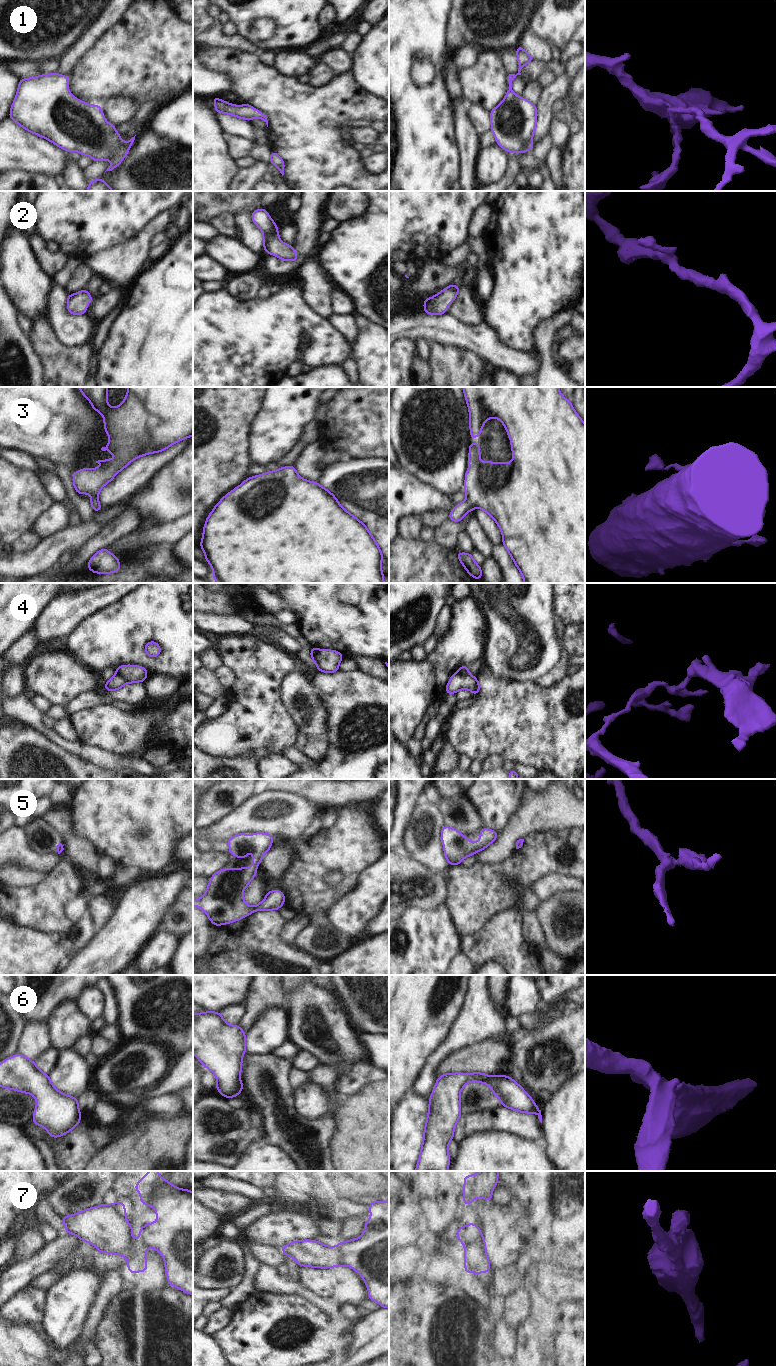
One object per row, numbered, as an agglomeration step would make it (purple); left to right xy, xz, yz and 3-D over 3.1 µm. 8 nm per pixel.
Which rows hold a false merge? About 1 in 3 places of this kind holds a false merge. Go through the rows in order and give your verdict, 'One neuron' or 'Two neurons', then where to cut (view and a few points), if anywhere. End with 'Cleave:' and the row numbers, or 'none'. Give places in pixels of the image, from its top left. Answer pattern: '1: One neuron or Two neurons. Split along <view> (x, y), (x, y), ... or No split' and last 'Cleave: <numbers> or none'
1: One neuron. No split
2: One neuron. No split
3: One neuron. No split
4: Two neurons. Split along xz (319, 650), (314, 656), (315, 662)
5: One neuron. No split
6: One neuron. No split
7: Two neurons. Split along xz (338, 1244), (342, 1250), (345, 1264)
Cleave: 4, 7

